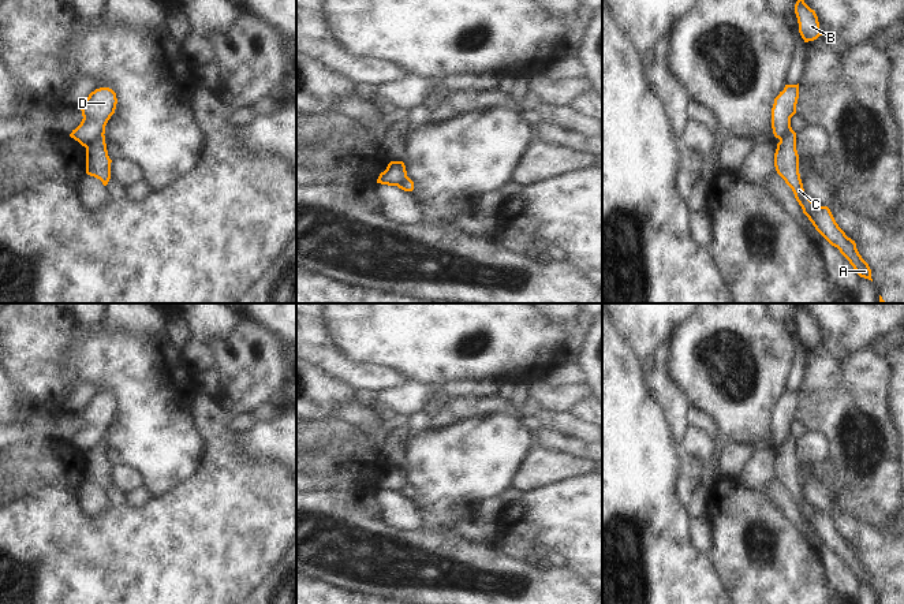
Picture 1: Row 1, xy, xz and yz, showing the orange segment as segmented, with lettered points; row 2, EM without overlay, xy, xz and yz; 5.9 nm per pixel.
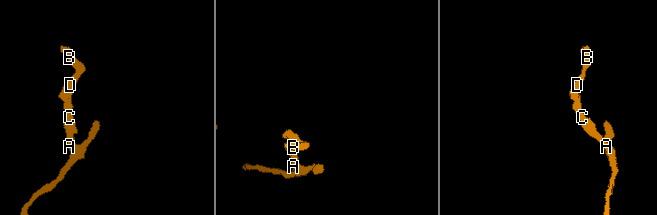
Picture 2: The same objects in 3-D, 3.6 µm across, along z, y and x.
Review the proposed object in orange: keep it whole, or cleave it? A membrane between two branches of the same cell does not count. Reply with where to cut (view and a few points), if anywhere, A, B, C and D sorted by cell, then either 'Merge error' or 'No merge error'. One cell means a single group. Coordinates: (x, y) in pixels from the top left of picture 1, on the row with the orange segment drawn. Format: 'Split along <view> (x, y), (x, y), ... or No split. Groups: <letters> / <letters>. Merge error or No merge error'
Split along xy (104, 130), (85, 146). Groups: A C / B D. Merge error.

